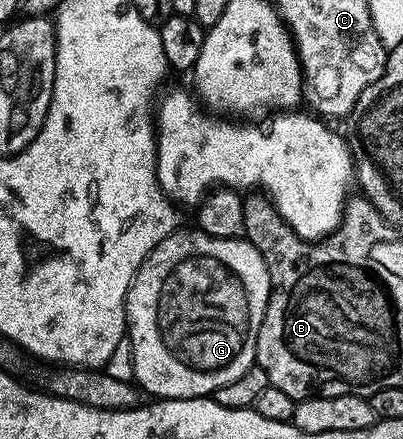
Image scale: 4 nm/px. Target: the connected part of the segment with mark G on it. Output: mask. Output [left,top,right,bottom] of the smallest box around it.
[124,229,270,399]

